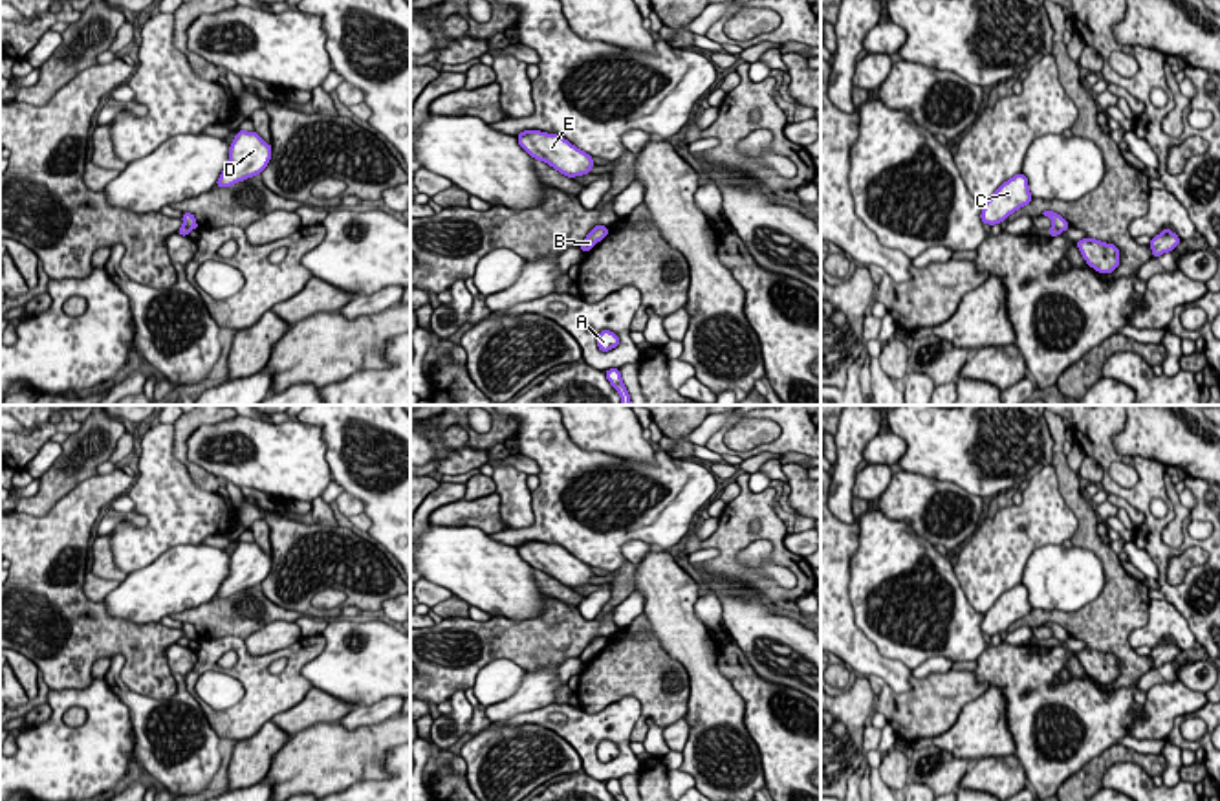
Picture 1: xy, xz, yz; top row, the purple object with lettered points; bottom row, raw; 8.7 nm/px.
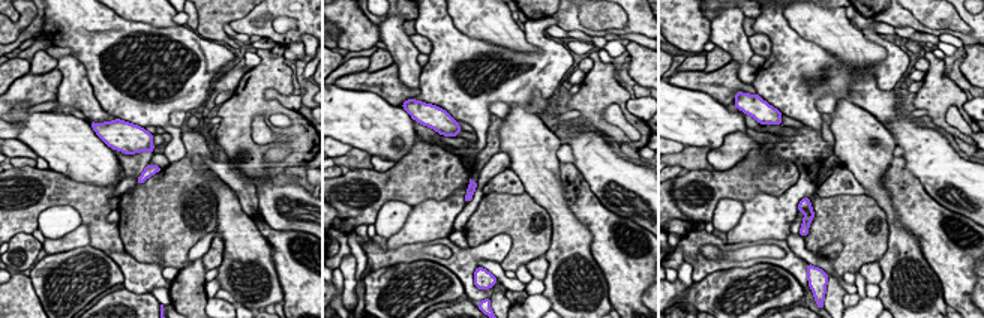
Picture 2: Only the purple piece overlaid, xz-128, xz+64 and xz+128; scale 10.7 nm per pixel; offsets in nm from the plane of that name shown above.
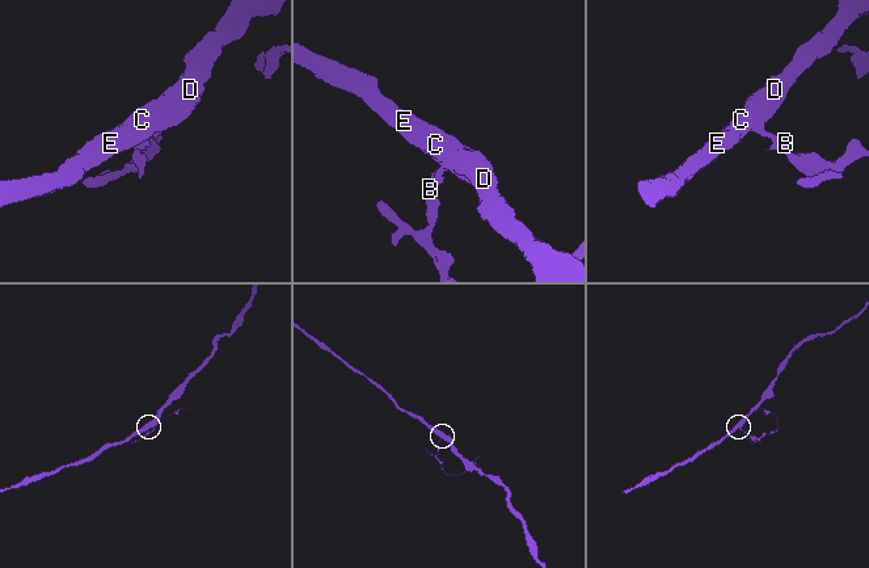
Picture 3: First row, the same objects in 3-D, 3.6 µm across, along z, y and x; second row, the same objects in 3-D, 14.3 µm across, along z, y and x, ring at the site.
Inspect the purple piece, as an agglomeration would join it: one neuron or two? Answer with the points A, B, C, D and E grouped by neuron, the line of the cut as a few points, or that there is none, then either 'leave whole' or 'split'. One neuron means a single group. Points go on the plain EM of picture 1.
A / B C D E | yz (1052, 636), (1061, 642) | split

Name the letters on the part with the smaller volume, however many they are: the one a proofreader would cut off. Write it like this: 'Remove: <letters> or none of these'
Remove: A

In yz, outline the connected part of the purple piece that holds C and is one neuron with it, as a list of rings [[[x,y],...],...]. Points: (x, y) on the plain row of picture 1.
[[[1018,583],[1008,592],[1004,592],[995,605],[984,614],[982,620],[982,634],[1000,634],[1008,631],[1011,623],[1017,620],[1028,616],[1031,612],[1029,598],[1028,598],[1028,588]]]

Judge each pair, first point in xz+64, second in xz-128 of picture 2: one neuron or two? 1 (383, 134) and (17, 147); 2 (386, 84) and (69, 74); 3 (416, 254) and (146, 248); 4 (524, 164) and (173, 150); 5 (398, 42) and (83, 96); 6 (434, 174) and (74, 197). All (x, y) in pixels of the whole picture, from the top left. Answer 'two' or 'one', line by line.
1: two
2: two
3: two
4: two
5: one
6: one

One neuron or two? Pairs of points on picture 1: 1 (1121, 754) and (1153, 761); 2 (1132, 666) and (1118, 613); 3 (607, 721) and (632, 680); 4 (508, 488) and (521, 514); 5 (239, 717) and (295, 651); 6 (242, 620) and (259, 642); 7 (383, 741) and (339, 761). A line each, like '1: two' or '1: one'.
1: one
2: one
3: two
4: one
5: one
6: two
7: one

